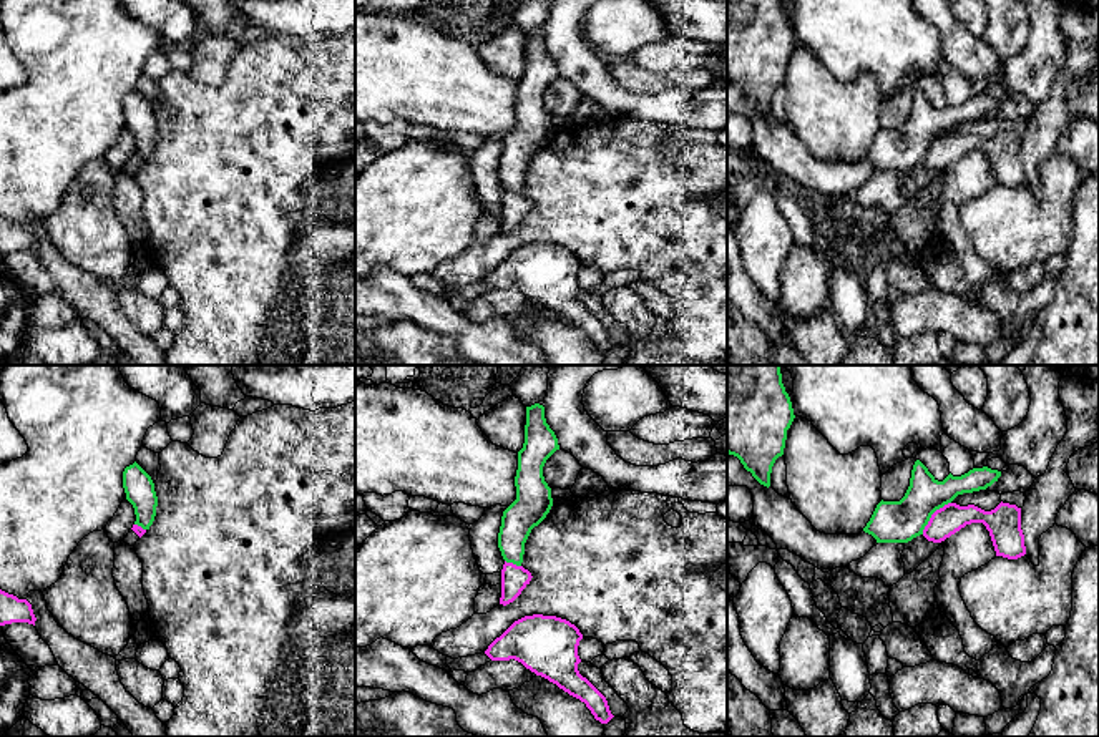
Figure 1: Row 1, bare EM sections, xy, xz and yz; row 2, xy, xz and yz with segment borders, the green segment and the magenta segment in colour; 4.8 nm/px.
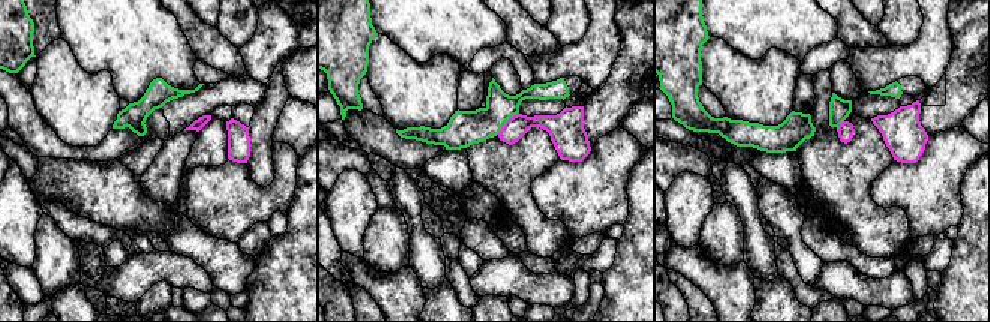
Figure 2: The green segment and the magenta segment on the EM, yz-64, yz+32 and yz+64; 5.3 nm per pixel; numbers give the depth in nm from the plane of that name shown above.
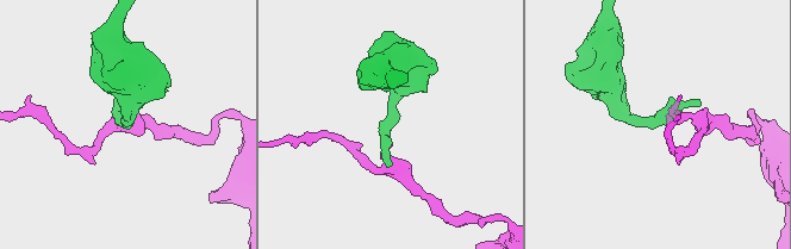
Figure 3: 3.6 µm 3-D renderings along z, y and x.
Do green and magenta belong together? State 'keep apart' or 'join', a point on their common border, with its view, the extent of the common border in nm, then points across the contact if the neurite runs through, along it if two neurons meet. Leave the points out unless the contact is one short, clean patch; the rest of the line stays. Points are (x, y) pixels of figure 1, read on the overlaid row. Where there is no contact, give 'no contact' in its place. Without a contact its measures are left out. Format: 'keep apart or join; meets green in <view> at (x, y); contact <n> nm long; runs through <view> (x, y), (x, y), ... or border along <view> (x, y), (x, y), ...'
keep apart; meets green in yz at (932, 513); contact 220 nm long; border along yz (950, 502), (932, 515), (922, 533)

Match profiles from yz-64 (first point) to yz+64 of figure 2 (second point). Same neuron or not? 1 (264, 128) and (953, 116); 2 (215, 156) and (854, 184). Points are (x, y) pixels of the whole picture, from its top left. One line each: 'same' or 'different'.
1: same
2: same

